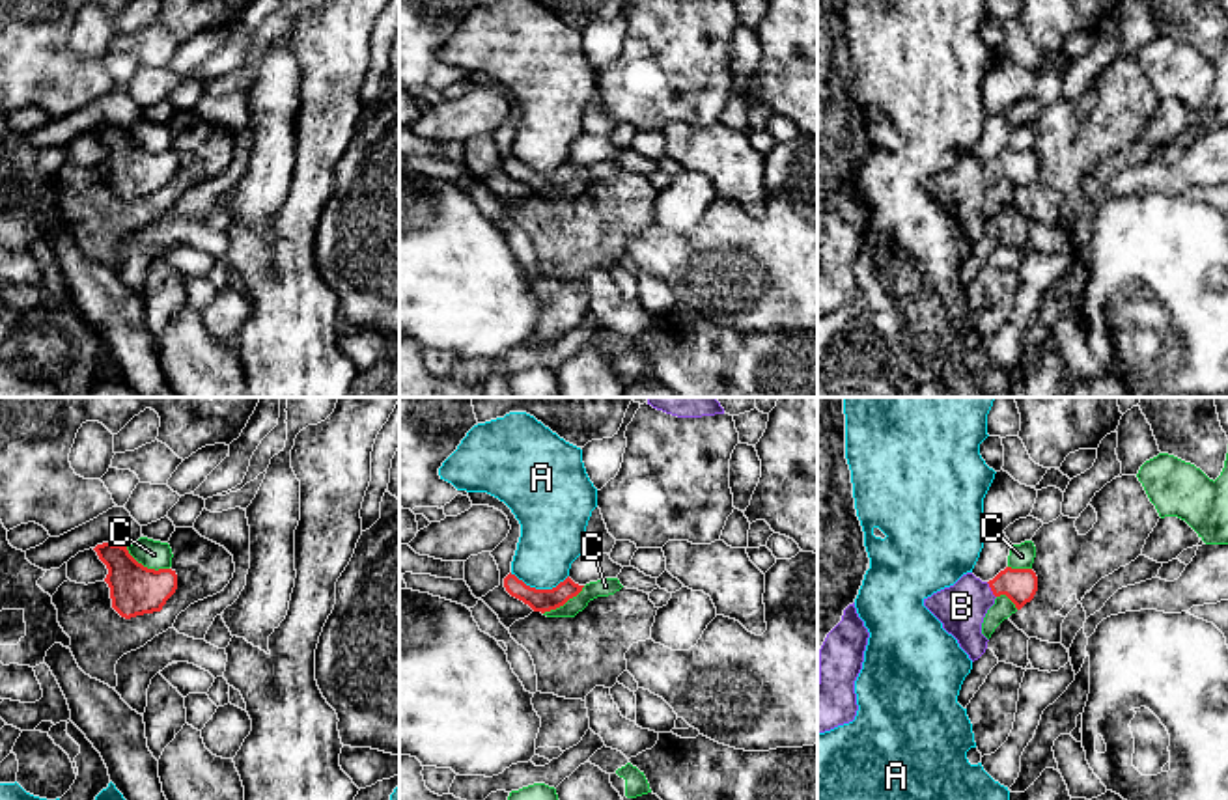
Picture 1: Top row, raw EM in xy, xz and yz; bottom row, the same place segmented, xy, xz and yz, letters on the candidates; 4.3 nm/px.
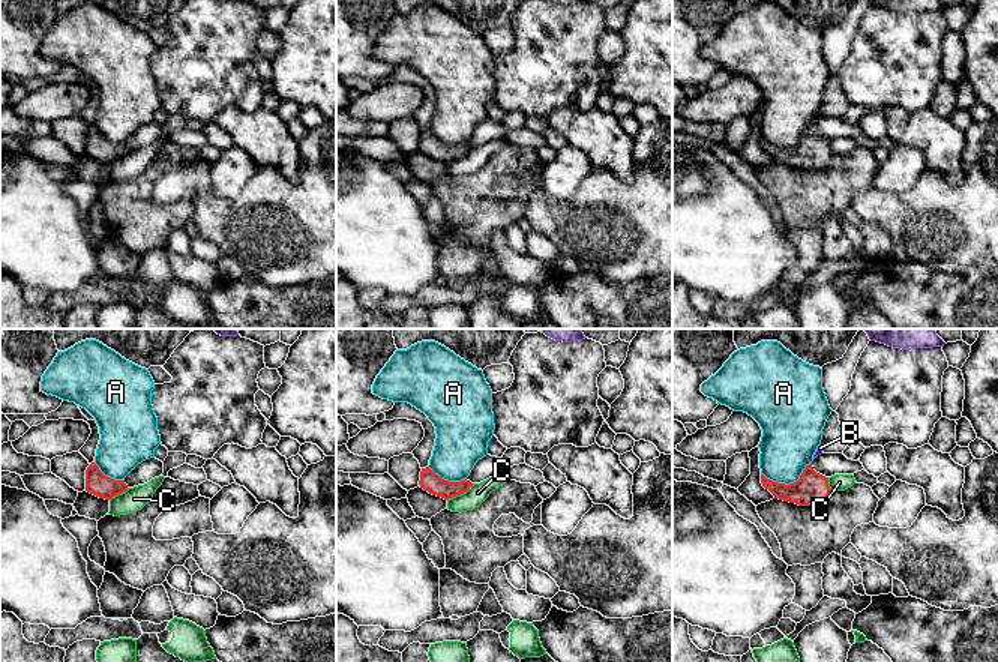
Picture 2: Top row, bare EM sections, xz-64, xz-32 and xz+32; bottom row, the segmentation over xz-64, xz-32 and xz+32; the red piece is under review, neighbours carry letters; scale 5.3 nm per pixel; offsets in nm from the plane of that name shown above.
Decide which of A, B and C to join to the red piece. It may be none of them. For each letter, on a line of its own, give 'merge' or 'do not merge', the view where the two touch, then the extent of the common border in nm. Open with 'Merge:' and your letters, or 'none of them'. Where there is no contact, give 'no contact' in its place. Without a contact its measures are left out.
Merge: B
A: do not merge | xz | 260 nm
B: merge | yz | 80 nm
C: do not merge | xy | 220 nm

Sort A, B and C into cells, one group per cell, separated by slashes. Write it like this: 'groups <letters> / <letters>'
groups A / B / C

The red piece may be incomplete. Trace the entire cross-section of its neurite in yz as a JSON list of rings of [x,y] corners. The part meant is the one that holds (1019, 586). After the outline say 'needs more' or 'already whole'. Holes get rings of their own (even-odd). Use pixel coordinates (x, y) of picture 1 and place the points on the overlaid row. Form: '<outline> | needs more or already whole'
[[[1006,567],[989,582],[967,572],[954,586],[924,599],[924,606],[974,662],[987,649],[989,640],[982,634],[982,623],[995,599],[1006,595],[1021,610],[1036,591],[1038,576],[1032,569]]] | needs more

